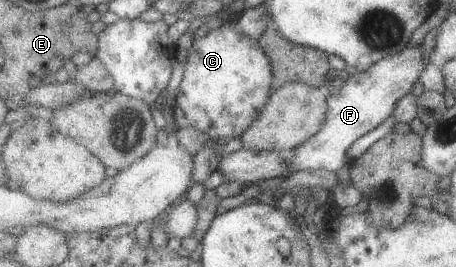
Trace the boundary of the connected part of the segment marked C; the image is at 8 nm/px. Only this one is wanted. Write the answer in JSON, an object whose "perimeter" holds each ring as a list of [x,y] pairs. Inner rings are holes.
{"perimeter":[[[224,19],[221,26],[194,39],[189,48],[182,81],[175,92],[175,104],[181,107],[191,126],[206,133],[211,140],[223,143],[233,137],[240,137],[260,115],[273,91],[271,85],[272,64],[268,54],[257,43],[254,44],[233,21]]]}

